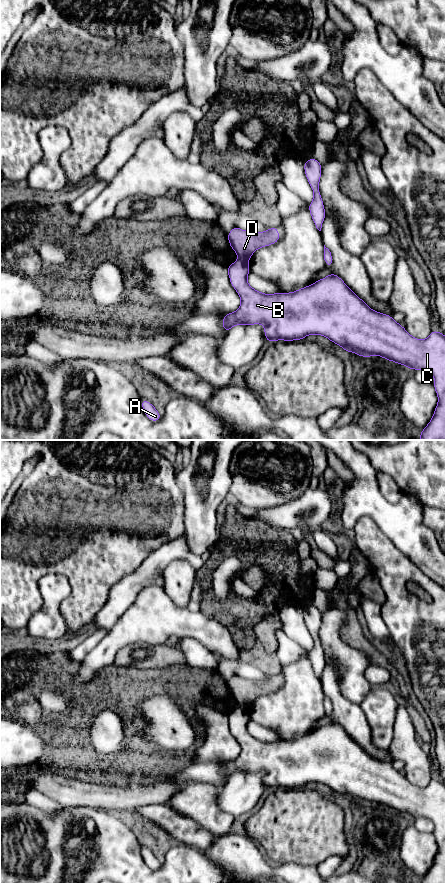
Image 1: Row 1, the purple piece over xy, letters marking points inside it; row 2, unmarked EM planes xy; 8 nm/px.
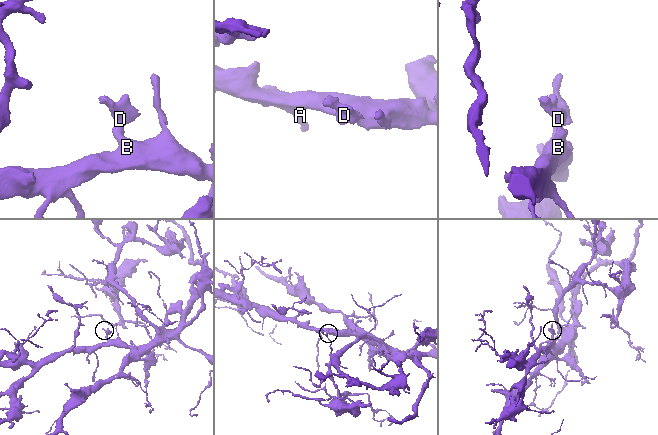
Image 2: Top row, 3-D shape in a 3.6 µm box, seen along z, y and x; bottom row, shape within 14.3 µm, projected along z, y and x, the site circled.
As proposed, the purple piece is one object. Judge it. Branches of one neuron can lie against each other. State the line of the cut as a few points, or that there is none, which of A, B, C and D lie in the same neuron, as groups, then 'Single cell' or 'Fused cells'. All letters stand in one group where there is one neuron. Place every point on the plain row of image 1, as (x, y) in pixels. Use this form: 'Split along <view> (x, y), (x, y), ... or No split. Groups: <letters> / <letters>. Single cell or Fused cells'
Split along xy (239, 706), (246, 711). Groups: A B C / D. Fused cells

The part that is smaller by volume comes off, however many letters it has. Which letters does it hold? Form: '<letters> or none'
D

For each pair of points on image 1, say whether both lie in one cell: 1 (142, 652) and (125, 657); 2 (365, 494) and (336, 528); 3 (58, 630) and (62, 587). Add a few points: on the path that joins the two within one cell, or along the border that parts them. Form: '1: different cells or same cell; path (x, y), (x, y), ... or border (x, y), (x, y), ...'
1: same cell; path (138, 656), (129, 657)
2: different cells; border (339, 517), (341, 525), (346, 530)
3: same cell; path (53, 619), (53, 598)

